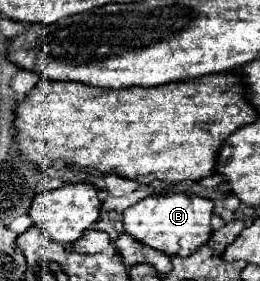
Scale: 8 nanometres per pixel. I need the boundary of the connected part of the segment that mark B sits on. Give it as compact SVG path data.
M171 193L171 195L151 195L123 211L123 227L133 239L149 245L169 257L189 257L193 249L201 247L211 237L211 215L213 201L197 195Z

